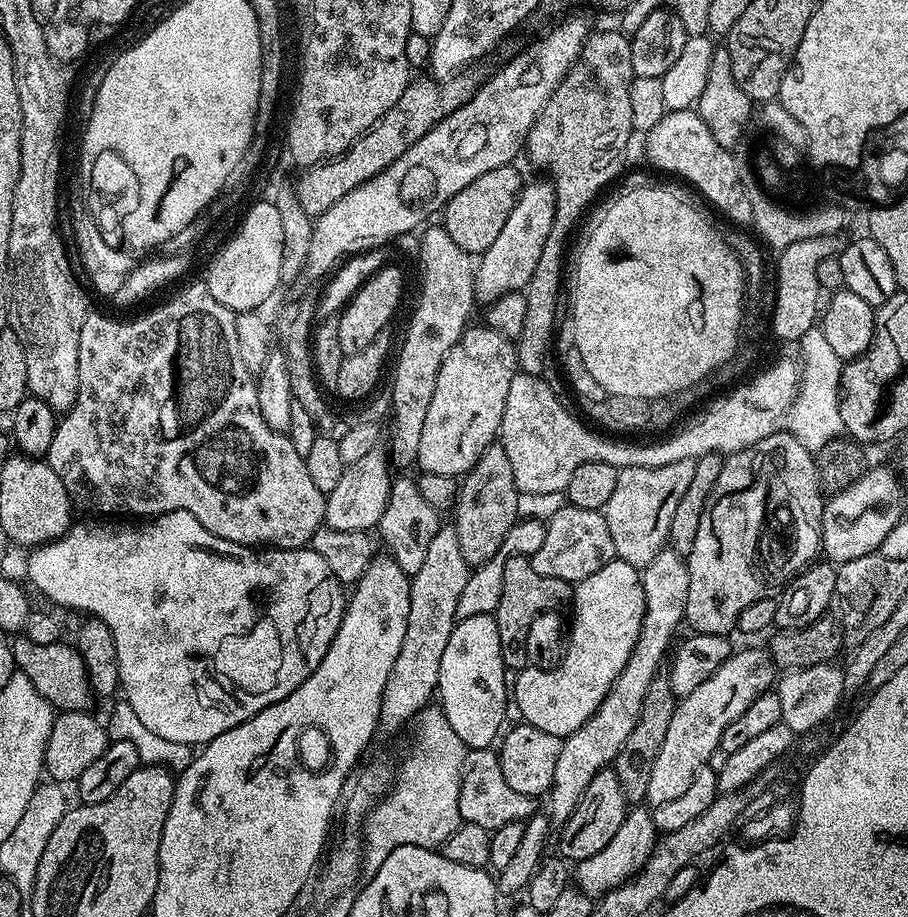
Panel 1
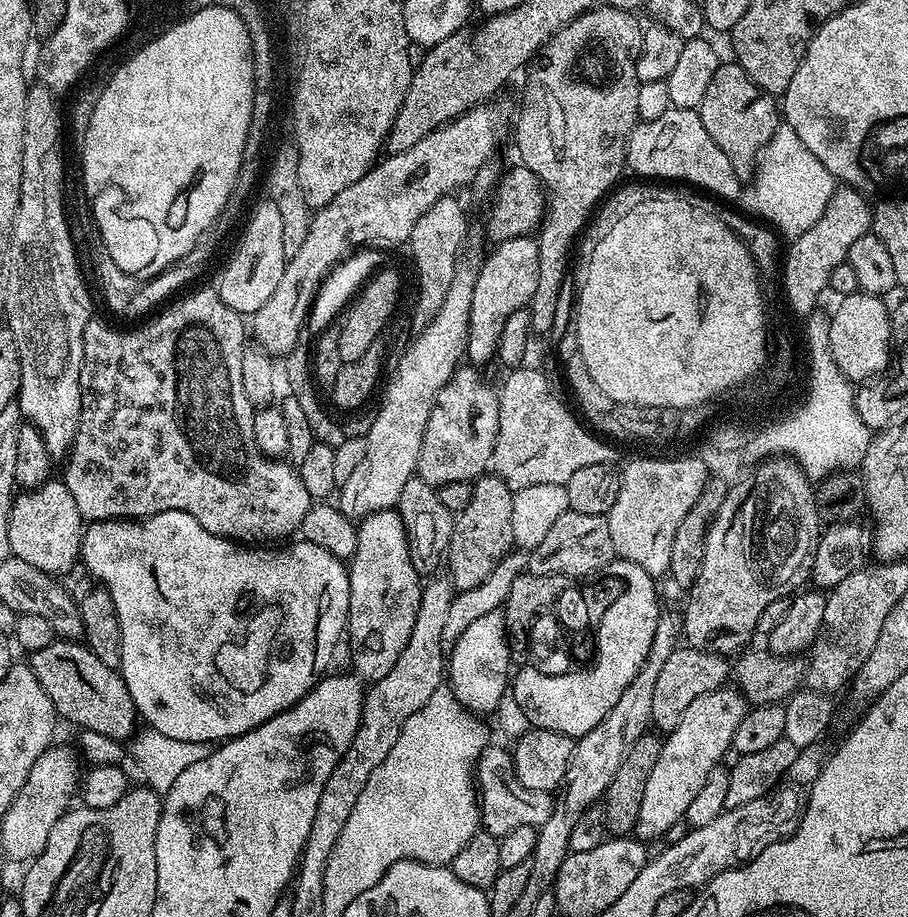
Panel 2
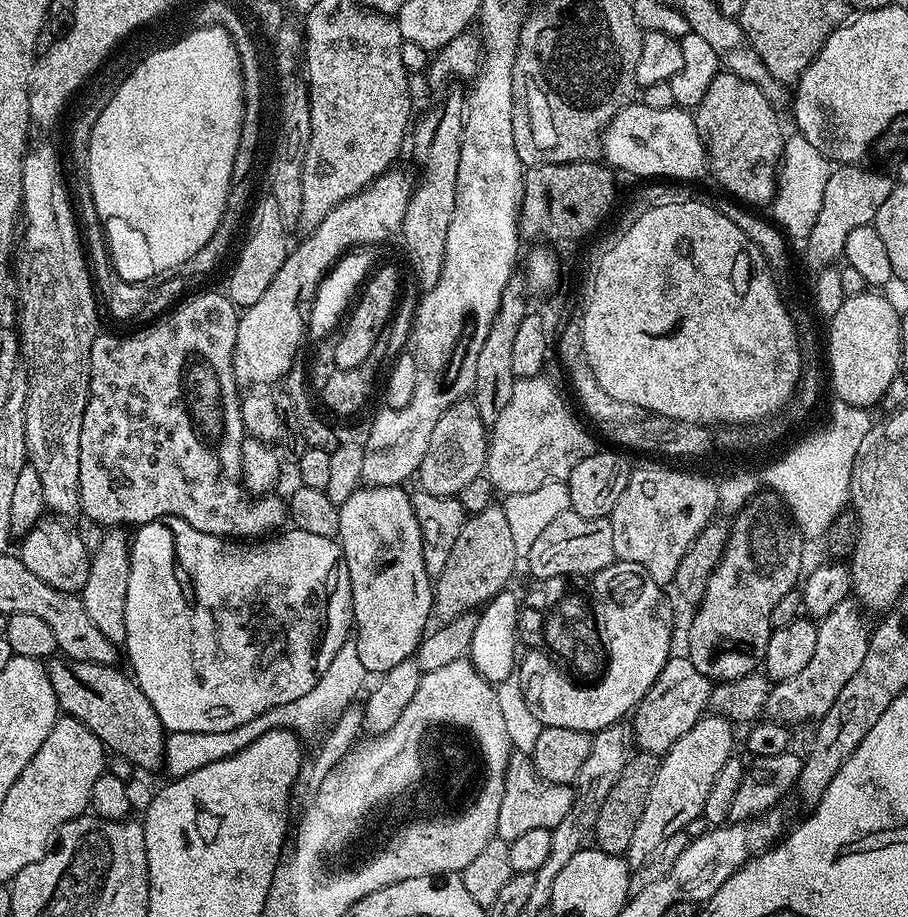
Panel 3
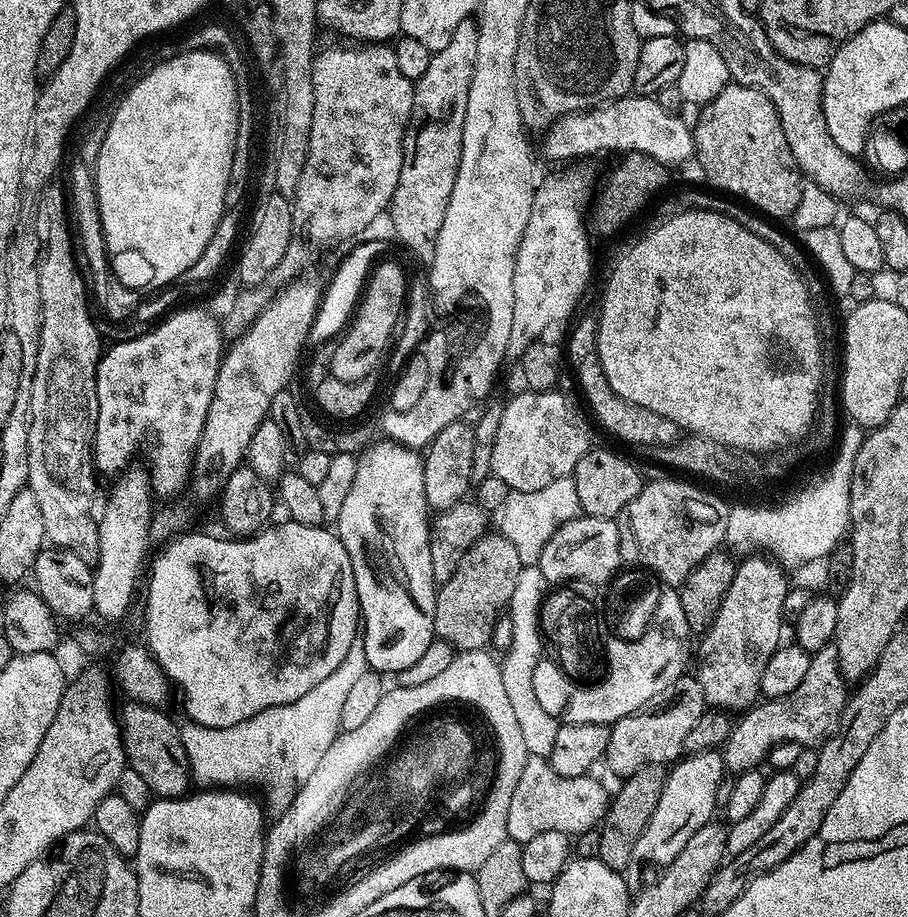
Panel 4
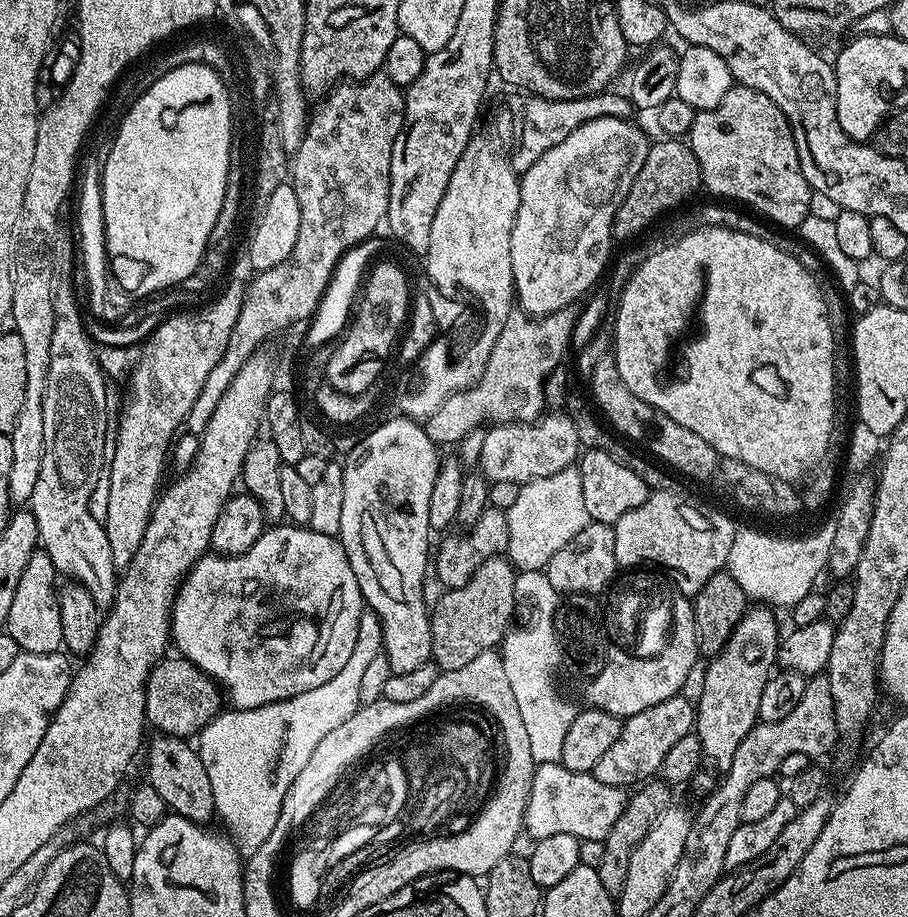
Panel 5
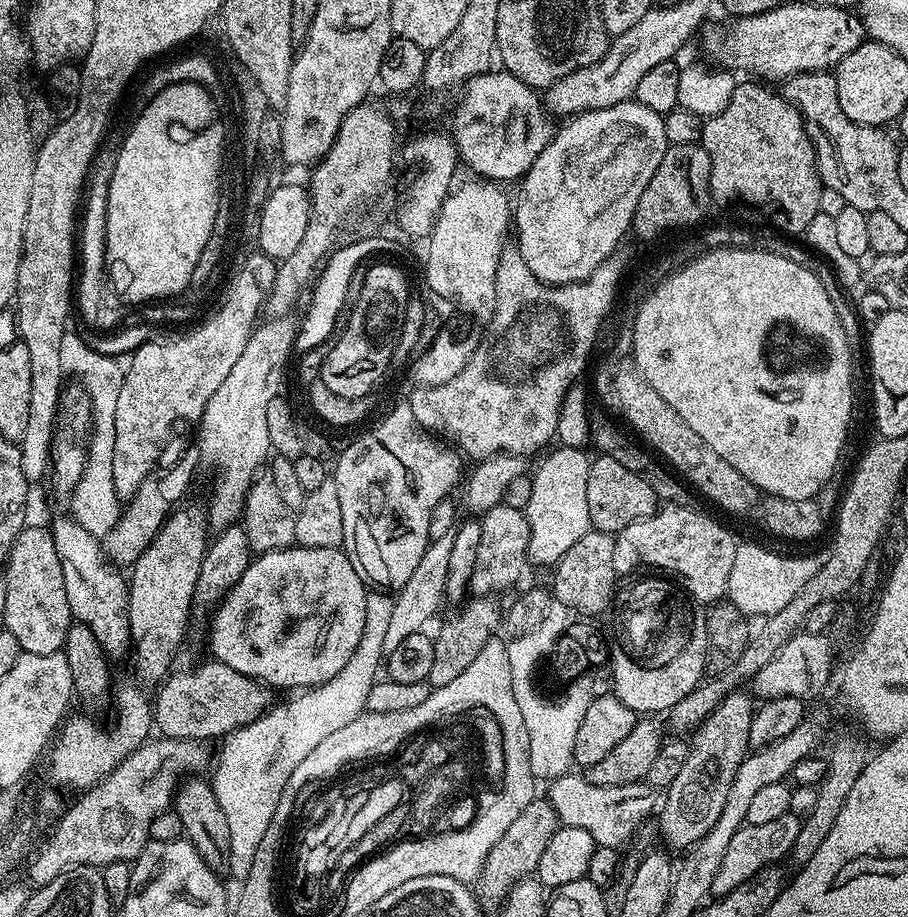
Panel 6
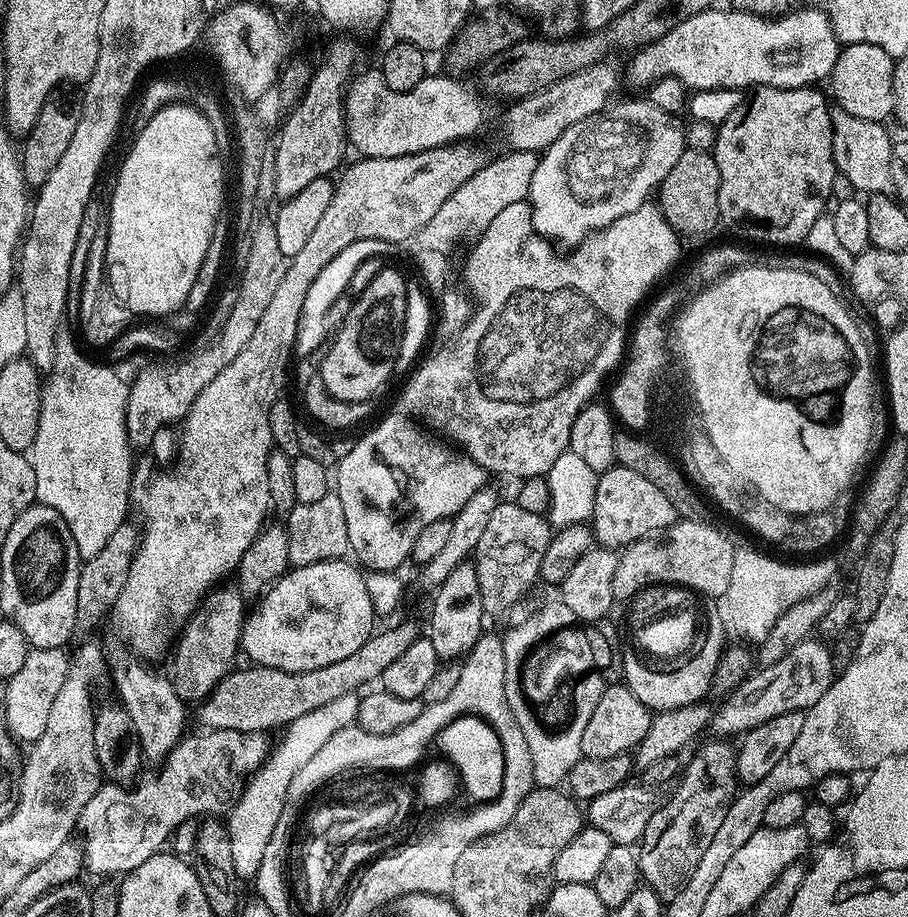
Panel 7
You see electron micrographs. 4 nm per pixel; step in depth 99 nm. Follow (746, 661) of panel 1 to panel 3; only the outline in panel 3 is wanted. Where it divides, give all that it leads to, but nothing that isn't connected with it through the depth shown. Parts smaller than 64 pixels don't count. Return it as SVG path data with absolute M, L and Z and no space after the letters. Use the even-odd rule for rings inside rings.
M705 714L664 753L654 778L654 786L650 786L650 798L646 798L646 810L642 810L642 818L638 819L626 853L629 869L642 867L648 856L655 852L657 855L663 849L666 841L681 835L687 824L703 817L706 794L710 794L710 786L714 786L718 770L722 770L729 756L733 755L732 731L734 725L731 720L715 714Z

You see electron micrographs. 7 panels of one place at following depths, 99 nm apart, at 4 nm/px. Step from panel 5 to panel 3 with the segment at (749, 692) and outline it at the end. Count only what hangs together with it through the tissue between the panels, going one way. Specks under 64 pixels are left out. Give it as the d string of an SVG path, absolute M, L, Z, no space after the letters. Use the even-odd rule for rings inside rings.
M759 500L745 504L735 513L733 520L736 521L731 521L726 550L714 574L710 574L706 594L699 604L695 605L693 612L696 613L693 614L692 625L688 628L687 658L713 682L749 676L763 665L766 646L770 642L773 630L770 614L774 614L778 598L782 598L782 594L793 592L802 580L800 567L804 564L805 537L799 527L794 526L779 503L767 504L766 501Z

